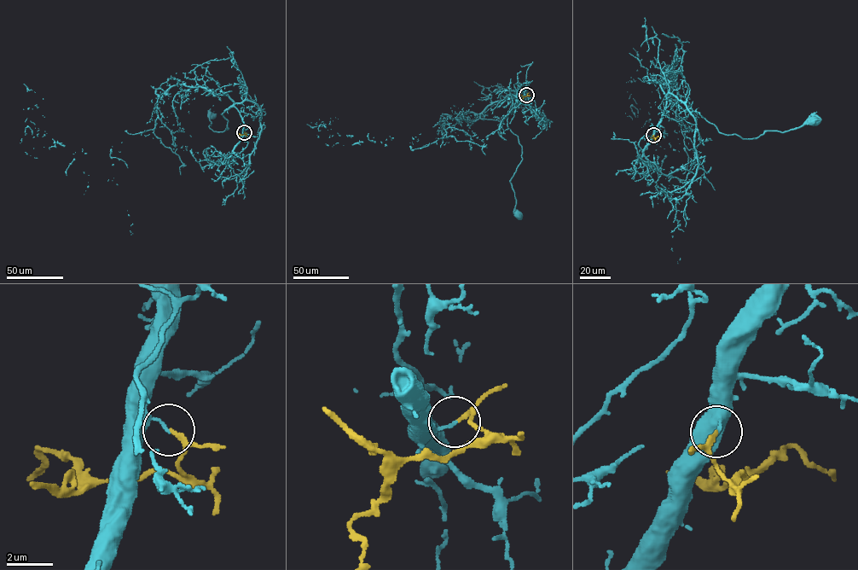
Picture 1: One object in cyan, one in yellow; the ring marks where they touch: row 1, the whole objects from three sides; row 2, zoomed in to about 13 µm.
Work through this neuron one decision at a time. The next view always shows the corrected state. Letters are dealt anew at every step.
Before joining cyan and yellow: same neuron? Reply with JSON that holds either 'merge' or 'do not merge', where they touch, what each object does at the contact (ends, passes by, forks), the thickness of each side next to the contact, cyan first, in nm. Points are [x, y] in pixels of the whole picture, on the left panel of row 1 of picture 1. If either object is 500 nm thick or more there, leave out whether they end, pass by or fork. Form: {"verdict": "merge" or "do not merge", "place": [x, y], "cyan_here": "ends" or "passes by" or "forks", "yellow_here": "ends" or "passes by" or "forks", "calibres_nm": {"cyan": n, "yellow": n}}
{"verdict": "do not merge", "place": [244, 132], "cyan_here": "ends", "yellow_here": "passes by", "calibres_nm": {"cyan": 120, "yellow": 150}}

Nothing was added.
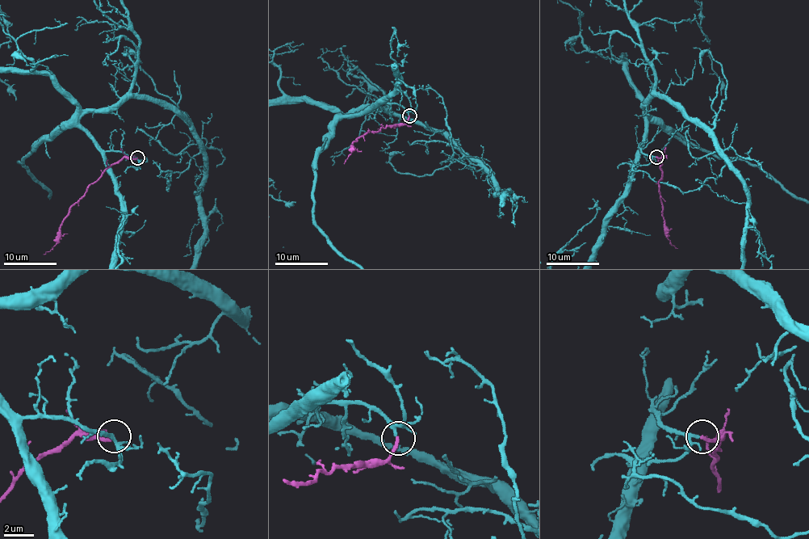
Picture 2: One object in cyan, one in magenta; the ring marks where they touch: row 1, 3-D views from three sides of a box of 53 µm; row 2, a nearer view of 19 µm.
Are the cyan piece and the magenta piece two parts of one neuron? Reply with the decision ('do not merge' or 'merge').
merge

